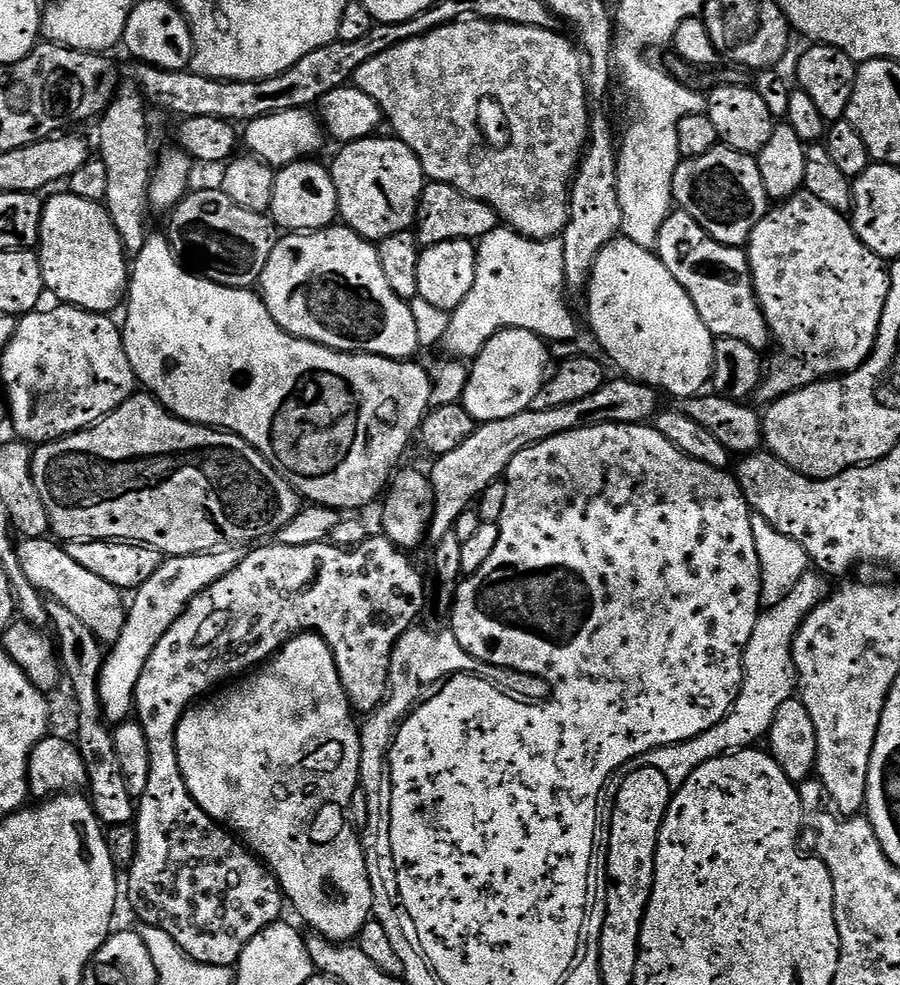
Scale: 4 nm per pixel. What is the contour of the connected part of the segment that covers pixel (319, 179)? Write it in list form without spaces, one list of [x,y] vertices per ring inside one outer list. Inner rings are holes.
[[[315,159],[295,160],[277,171],[274,178],[274,198],[270,200],[268,212],[277,229],[288,234],[317,232],[333,227],[337,223],[340,207],[338,190],[327,167],[315,164]],[[284,228],[284,229],[283,229]]]

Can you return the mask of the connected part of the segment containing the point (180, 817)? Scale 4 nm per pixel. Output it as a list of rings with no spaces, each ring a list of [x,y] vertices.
[[[377,534],[375,536],[373,535],[365,540],[363,544],[358,545],[352,553],[344,552],[342,548],[337,548],[331,542],[311,544],[310,546],[286,546],[279,542],[268,542],[263,546],[253,547],[249,551],[253,551],[249,556],[248,553],[241,555],[238,566],[234,566],[234,570],[230,570],[230,574],[218,578],[218,582],[214,582],[206,590],[202,590],[202,594],[198,594],[188,603],[184,612],[170,626],[170,630],[166,630],[166,634],[162,634],[158,646],[154,646],[146,666],[142,670],[142,678],[138,678],[134,716],[146,734],[146,746],[150,746],[150,778],[146,782],[146,790],[138,798],[138,807],[135,809],[136,857],[132,867],[127,869],[126,872],[126,876],[128,876],[128,900],[132,903],[132,908],[136,911],[136,916],[140,919],[139,923],[141,925],[149,924],[158,930],[166,930],[166,934],[170,934],[170,938],[174,938],[174,942],[178,942],[180,949],[198,962],[210,966],[226,966],[227,968],[235,966],[240,960],[242,950],[246,950],[249,942],[262,930],[266,930],[281,919],[280,911],[286,908],[286,897],[280,891],[280,883],[276,881],[276,877],[272,875],[271,871],[233,833],[217,824],[216,821],[211,820],[194,802],[186,782],[182,778],[182,770],[178,766],[176,727],[179,726],[184,713],[205,694],[211,693],[217,686],[223,685],[225,682],[231,681],[233,678],[239,677],[241,674],[247,673],[249,670],[271,660],[290,638],[288,628],[296,628],[292,630],[315,630],[328,643],[334,654],[340,681],[344,687],[344,693],[348,695],[349,704],[357,713],[371,714],[375,712],[388,697],[388,675],[392,665],[392,651],[398,640],[417,623],[416,615],[424,608],[424,576],[412,565],[412,560],[408,557],[411,555],[407,551],[397,548],[383,535]]]

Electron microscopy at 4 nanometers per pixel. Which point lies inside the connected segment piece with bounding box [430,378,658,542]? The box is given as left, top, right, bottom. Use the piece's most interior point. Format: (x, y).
(457, 478)

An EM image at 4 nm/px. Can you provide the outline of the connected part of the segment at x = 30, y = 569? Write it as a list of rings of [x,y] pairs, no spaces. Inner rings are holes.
[[[21,539],[16,544],[16,550],[23,573],[41,594],[70,610],[93,631],[102,645],[111,646],[118,642],[126,615],[126,600],[120,597],[123,596],[121,589],[110,586],[110,582],[98,578],[98,574],[90,574],[90,570],[82,570],[82,566],[70,558],[67,547],[61,546],[55,539]]]

